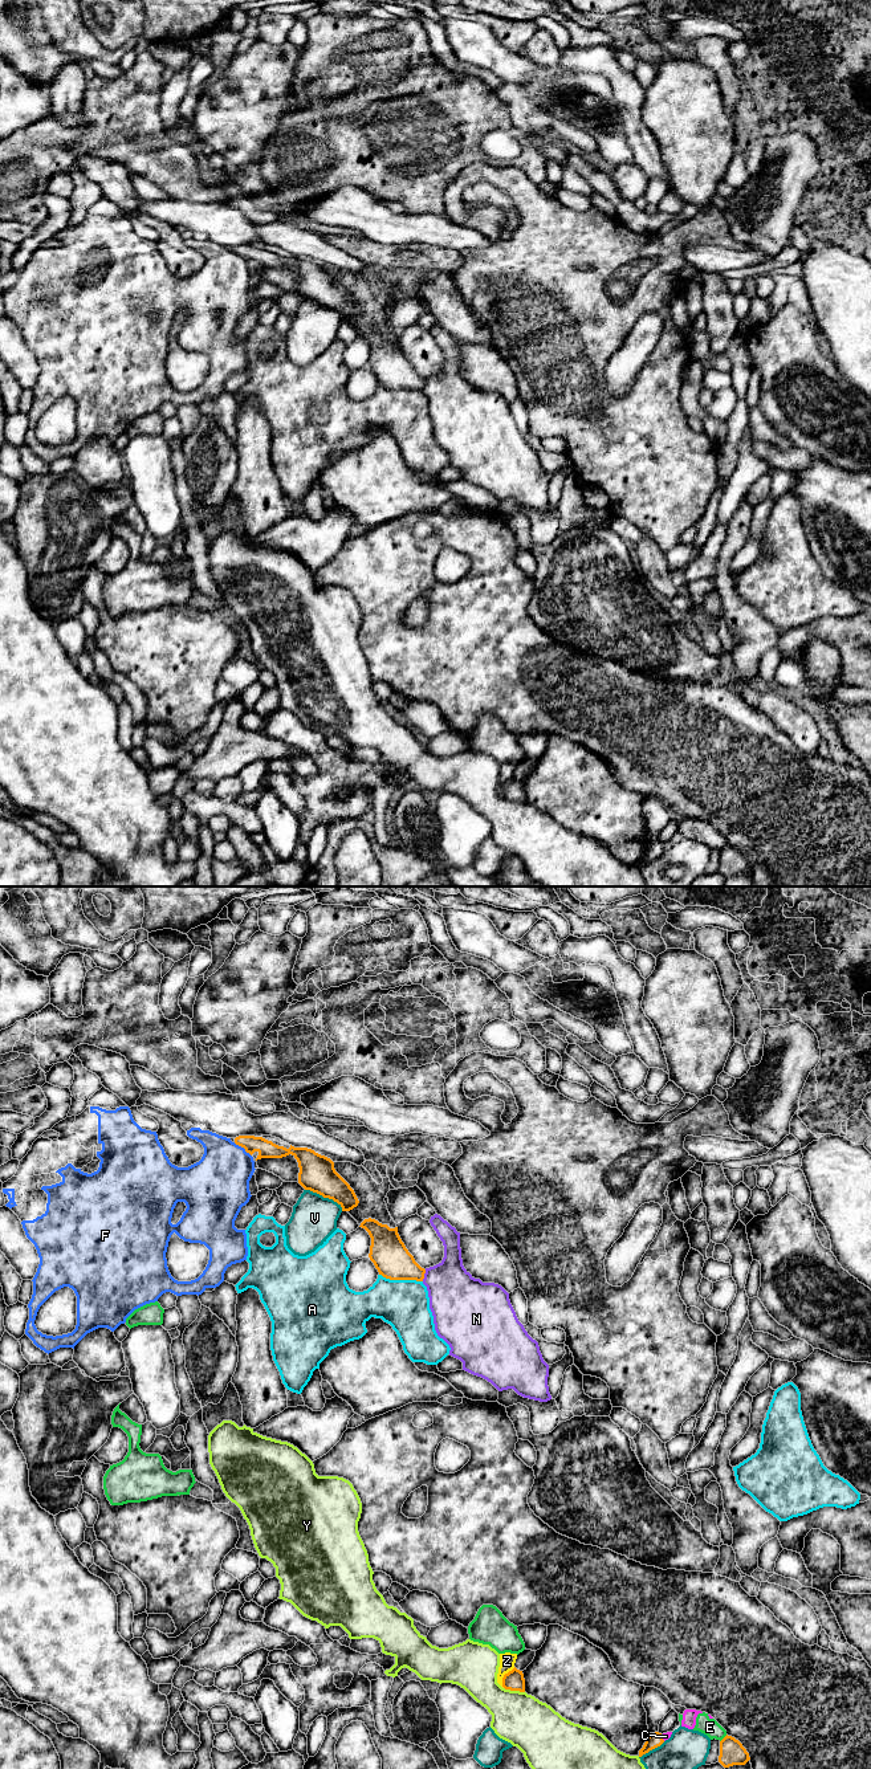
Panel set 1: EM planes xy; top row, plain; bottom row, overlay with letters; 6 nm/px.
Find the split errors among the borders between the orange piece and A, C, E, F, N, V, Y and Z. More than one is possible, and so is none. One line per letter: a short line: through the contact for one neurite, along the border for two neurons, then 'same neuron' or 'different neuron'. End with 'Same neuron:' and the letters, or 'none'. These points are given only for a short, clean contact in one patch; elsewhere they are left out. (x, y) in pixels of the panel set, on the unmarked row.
A: different neuron
C: different neuron
E: different neuron
F: xy (233, 252), (251, 265) | different neuron
N: different neuron
V: different neuron
Y: different neuron
Z: different neuron
Same neuron: none

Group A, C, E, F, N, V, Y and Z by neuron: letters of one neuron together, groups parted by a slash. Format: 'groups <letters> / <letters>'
groups A / C E / F / N / V / Y / Z

